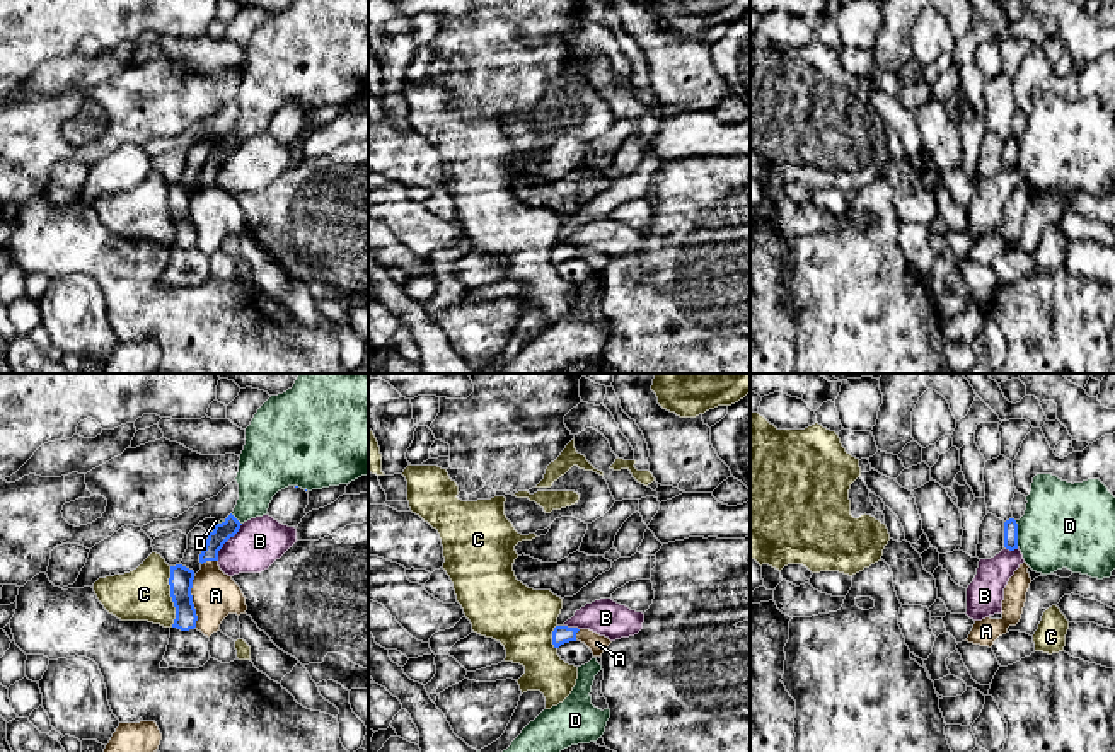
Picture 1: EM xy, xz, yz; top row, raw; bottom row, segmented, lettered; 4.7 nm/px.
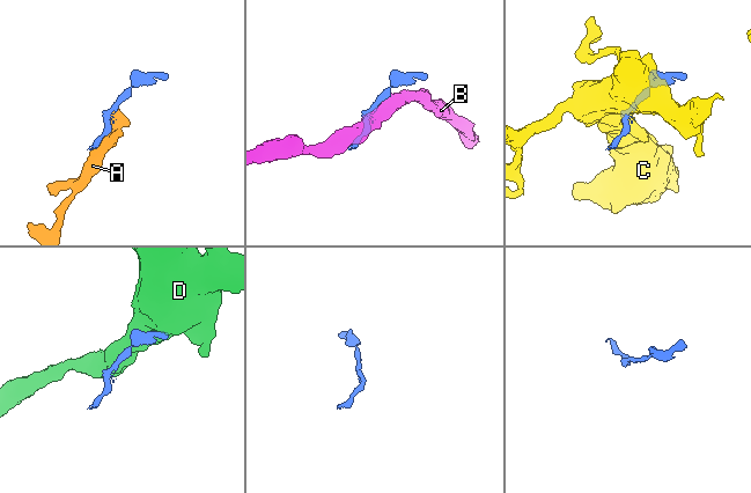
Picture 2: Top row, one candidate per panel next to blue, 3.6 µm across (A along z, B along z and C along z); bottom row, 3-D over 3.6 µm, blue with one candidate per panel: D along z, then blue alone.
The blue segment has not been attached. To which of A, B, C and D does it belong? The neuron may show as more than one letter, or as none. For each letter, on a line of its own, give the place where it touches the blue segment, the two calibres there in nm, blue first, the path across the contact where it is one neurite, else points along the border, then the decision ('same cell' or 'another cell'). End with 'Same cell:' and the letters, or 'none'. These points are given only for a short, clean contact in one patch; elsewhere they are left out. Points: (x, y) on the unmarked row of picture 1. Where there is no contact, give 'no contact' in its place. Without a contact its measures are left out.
A: xy (191, 220) | 110/220 nm | same cell
B: xy (225, 159) | 90/220 nm | another cell
C: xy (171, 214) | 110/260 nm | along xy (169, 185), (169, 214), (174, 225), (173, 244) | another cell
D: yz (1016, 152) | 60/400 nm | another cell
Same cell: A

